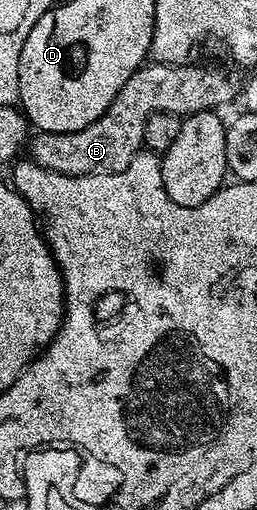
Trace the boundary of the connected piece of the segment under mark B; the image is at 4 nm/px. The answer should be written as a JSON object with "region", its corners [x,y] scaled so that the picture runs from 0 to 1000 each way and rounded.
{"region":[[[755,122],[716,125],[568,124],[537,141],[510,145],[494,161],[447,184],[432,208],[354,247],[288,259],[148,257],[109,276],[105,306],[160,329],[214,341],[350,345],[354,341],[447,341],[510,325],[510,310],[553,296],[560,249],[607,220],[658,220],[716,231],[763,220],[860,216],[930,180],[930,165],[844,133],[778,133]]]}

